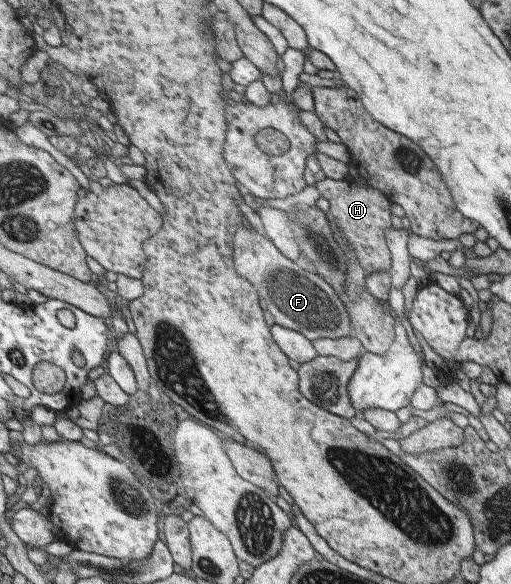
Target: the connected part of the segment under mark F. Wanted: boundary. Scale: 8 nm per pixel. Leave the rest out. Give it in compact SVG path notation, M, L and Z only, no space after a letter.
M239 225L235 234L235 270L259 286L265 310L275 318L275 324L297 330L305 338L332 338L349 335L350 319L342 300L325 278L303 270L299 262L287 259L266 236L255 228Z

